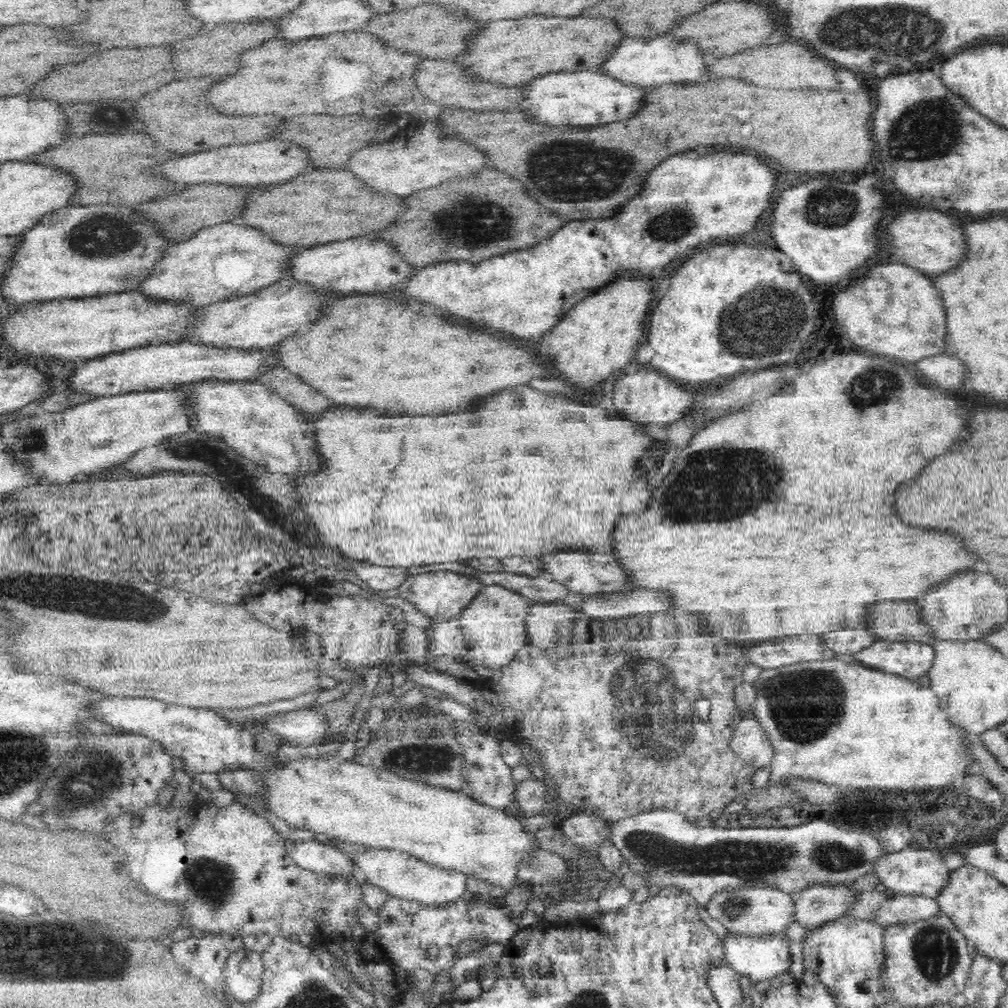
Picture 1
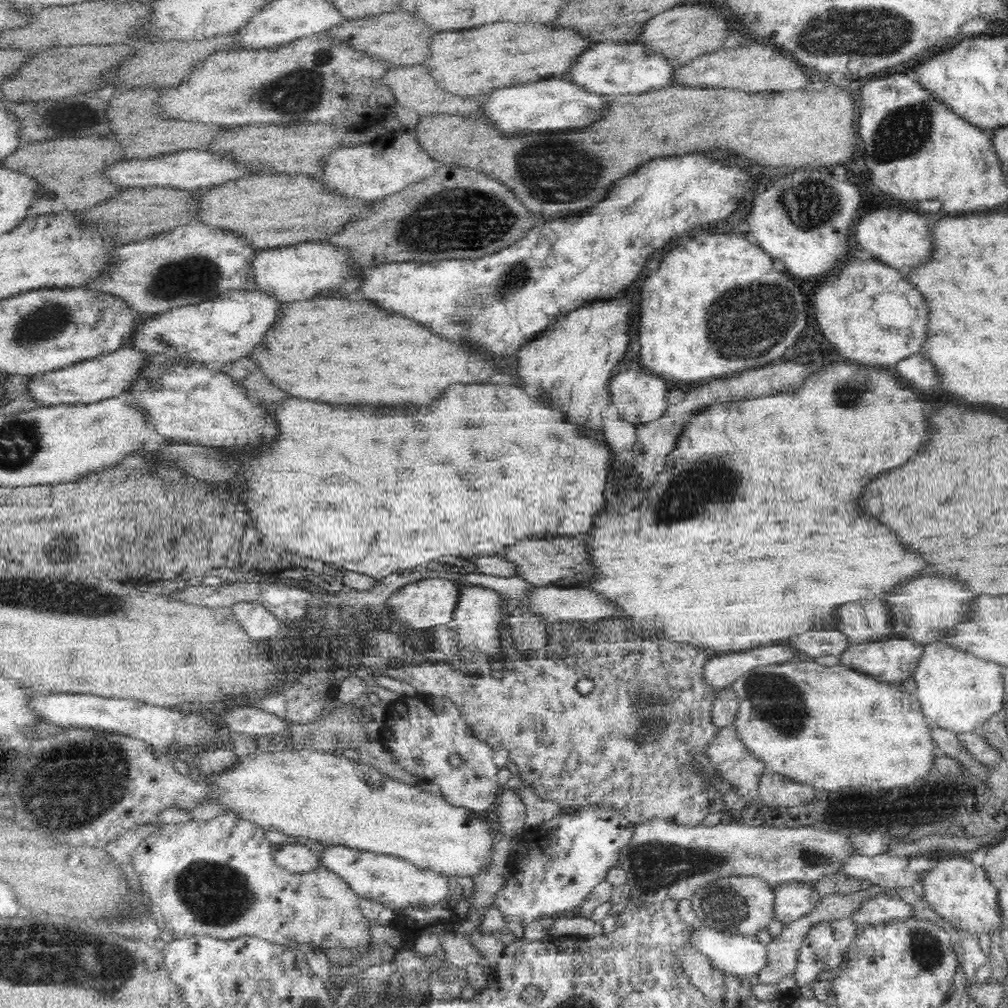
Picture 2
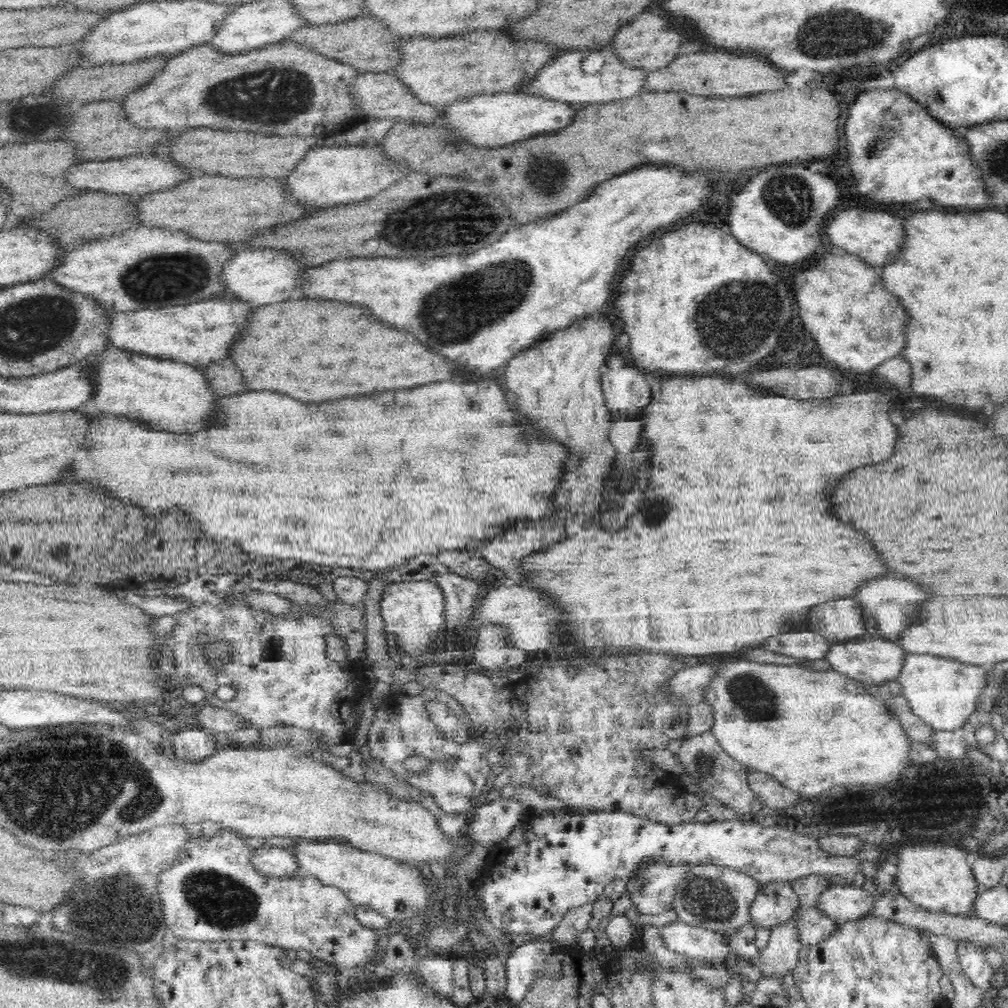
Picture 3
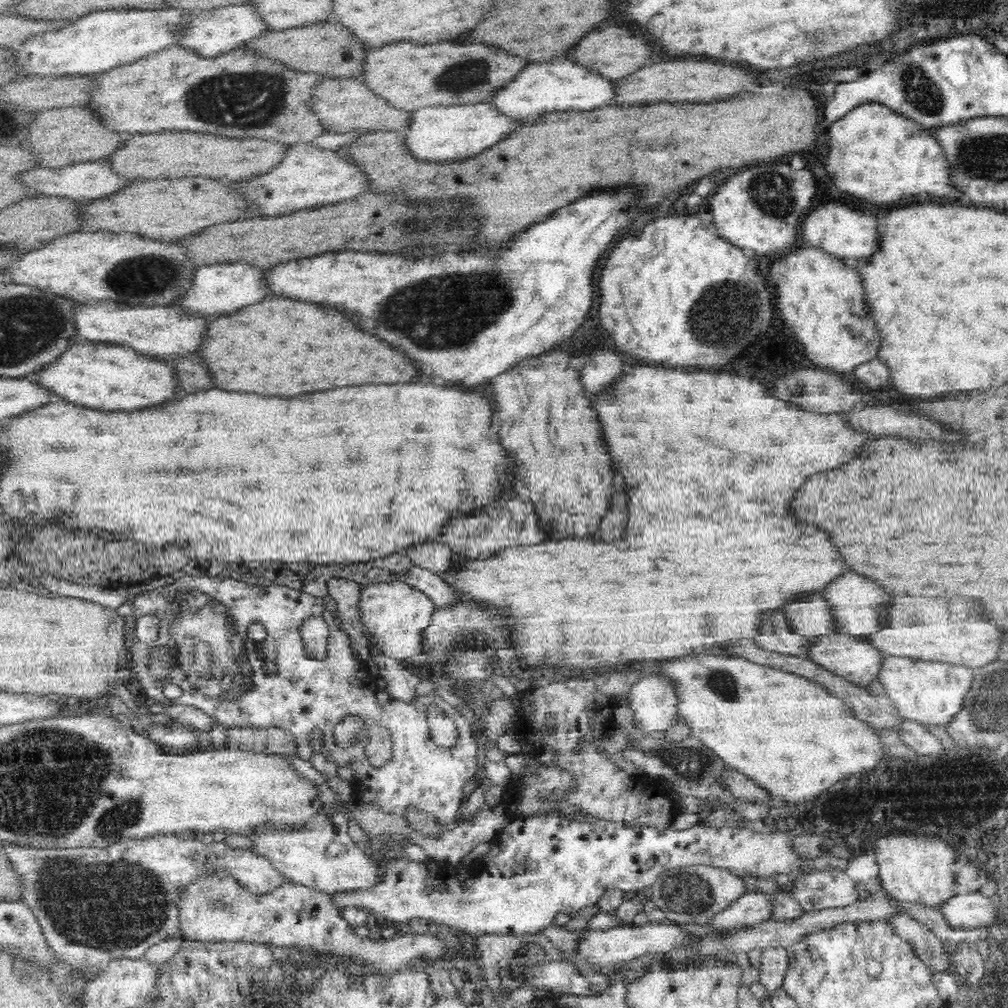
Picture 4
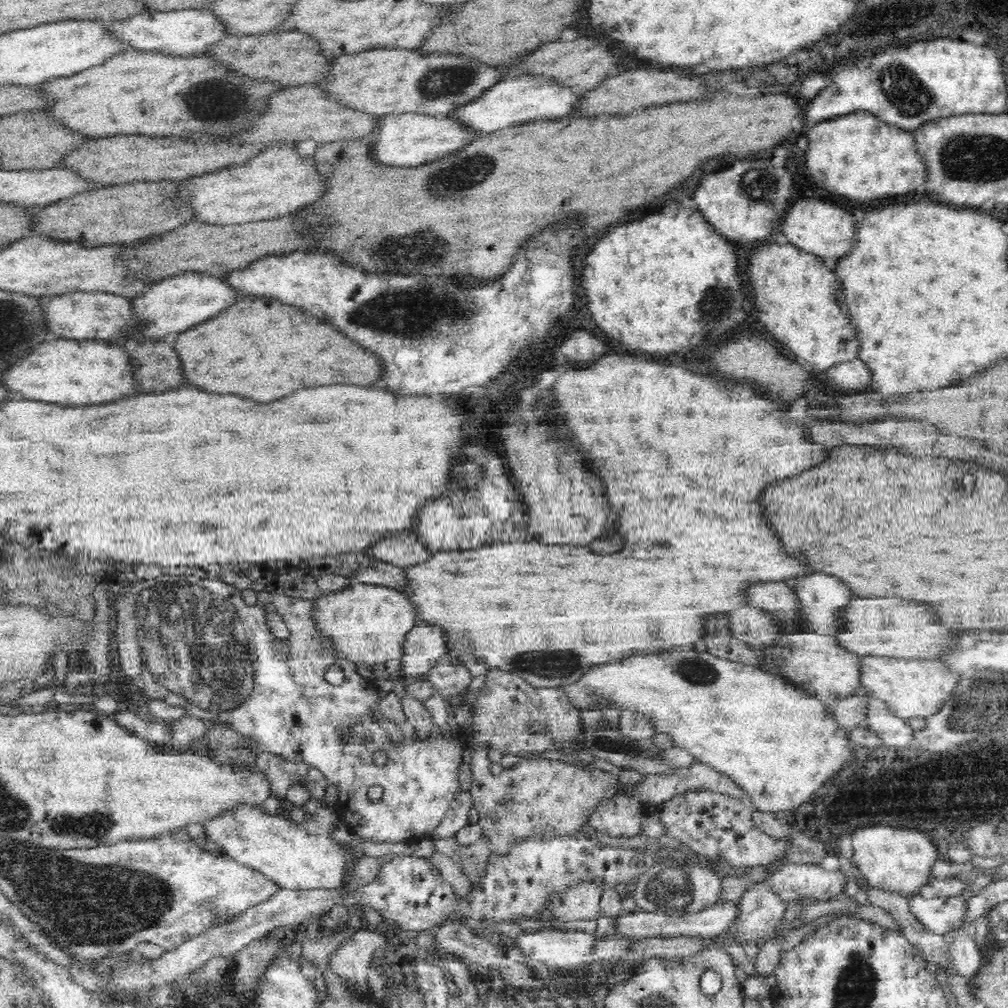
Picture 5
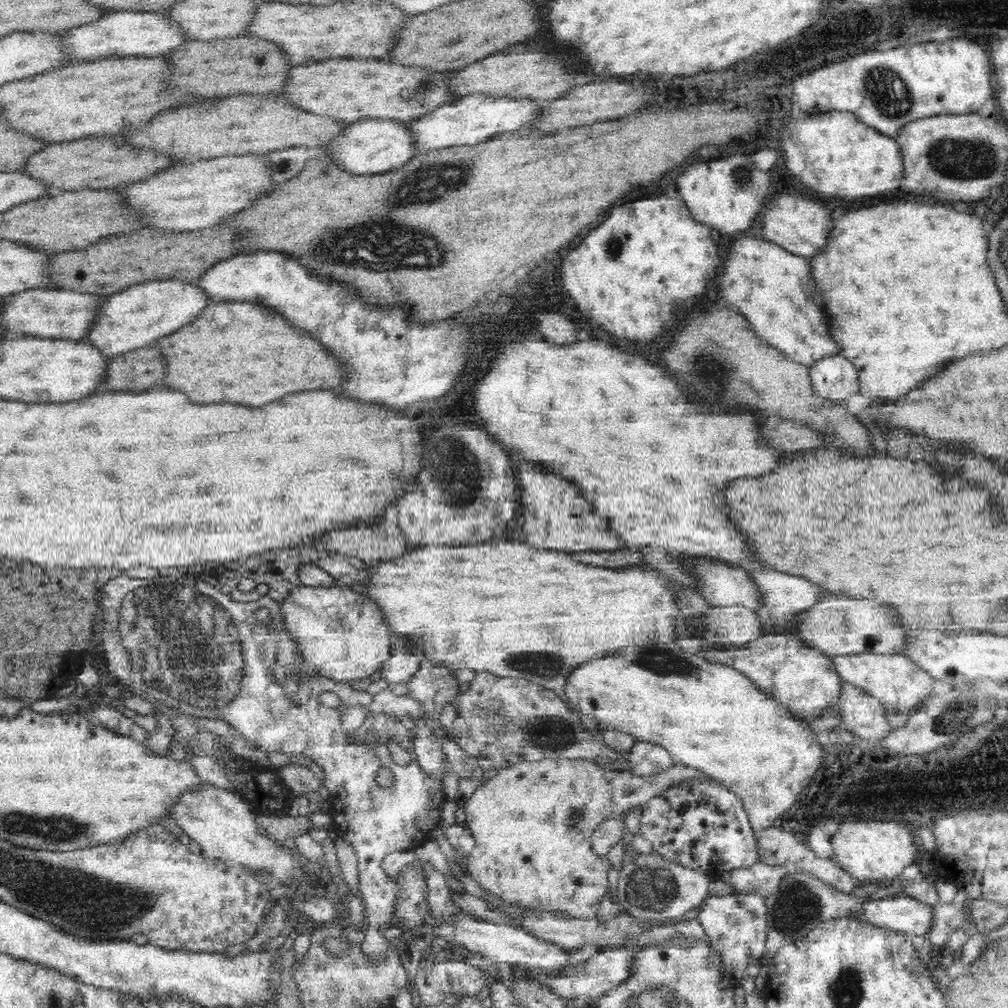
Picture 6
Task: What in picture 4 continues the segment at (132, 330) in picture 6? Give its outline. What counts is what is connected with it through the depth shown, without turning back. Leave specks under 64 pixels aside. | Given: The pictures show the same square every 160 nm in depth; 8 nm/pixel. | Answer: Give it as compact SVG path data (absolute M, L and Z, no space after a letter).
M246 261L202 265L196 270L194 286L172 306L198 311L202 315L219 316L236 312L250 304L260 304L264 299L273 297L271 286L268 285L267 270Z

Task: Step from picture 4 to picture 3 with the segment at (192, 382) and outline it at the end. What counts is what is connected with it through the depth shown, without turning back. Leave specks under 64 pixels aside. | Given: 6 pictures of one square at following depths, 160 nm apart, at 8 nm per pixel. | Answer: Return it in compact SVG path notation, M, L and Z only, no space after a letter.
M232 357L214 362L203 368L208 379L211 379L213 390L220 398L244 394L250 388L244 382L240 368L234 364Z

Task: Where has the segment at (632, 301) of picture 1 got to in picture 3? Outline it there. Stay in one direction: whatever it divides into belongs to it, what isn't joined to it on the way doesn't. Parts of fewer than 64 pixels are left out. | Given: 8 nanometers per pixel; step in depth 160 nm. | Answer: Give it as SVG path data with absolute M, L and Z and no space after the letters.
M596 311L584 315L568 326L554 331L545 339L514 356L506 366L506 388L508 394L516 396L518 410L534 420L552 439L564 442L574 454L582 458L582 466L576 474L568 474L558 502L570 514L598 514L604 484L602 478L610 474L616 454L608 442L608 431L613 424L604 395L602 366L608 356L618 332L608 314Z

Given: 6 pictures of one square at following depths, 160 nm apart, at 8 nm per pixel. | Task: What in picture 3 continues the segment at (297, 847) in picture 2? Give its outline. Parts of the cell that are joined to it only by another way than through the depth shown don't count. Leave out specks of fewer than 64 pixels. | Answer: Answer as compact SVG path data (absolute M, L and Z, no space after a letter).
M263 846L254 852L256 869L265 876L293 878L298 875L301 865L294 851L278 846Z

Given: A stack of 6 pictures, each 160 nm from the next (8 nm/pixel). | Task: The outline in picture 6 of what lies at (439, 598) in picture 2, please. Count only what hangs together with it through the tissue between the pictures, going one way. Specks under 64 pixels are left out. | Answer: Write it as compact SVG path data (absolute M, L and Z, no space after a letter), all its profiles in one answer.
M334 584L331 587L314 587L314 586L300 586L300 588L292 590L288 598L284 598L282 601L282 617L286 621L286 629L292 633L292 637L296 637L296 641L300 643L301 654L304 656L304 664L300 664L298 669L302 667L304 671L308 671L308 675L326 675L334 681L354 681L356 679L360 680L369 676L372 676L374 672L381 670L384 662L388 661L388 658L393 656L393 635L395 634L394 629L390 626L390 623L387 619L387 614L384 613L383 607L380 606L380 603L376 601L375 598L372 598L371 595L360 594L355 590L352 590L352 587L343 587L338 584Z

